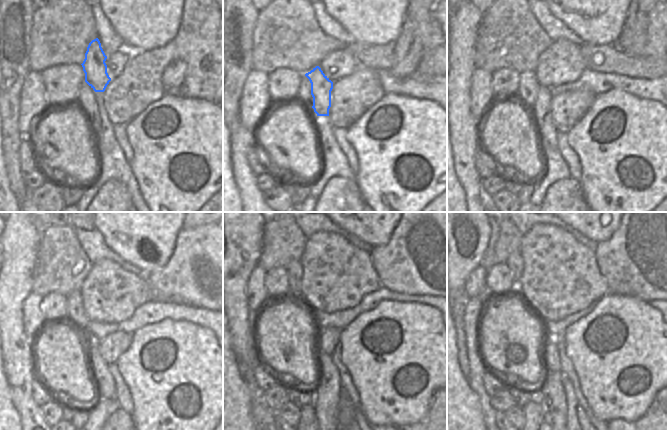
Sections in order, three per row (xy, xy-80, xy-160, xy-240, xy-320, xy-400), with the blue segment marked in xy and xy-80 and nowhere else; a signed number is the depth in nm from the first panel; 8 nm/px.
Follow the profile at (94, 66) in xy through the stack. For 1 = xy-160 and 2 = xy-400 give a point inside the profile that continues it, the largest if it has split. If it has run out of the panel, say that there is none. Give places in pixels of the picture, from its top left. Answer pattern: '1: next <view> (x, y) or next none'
1: next xy-160 (541, 108)
2: next xy-400 (551, 395)

